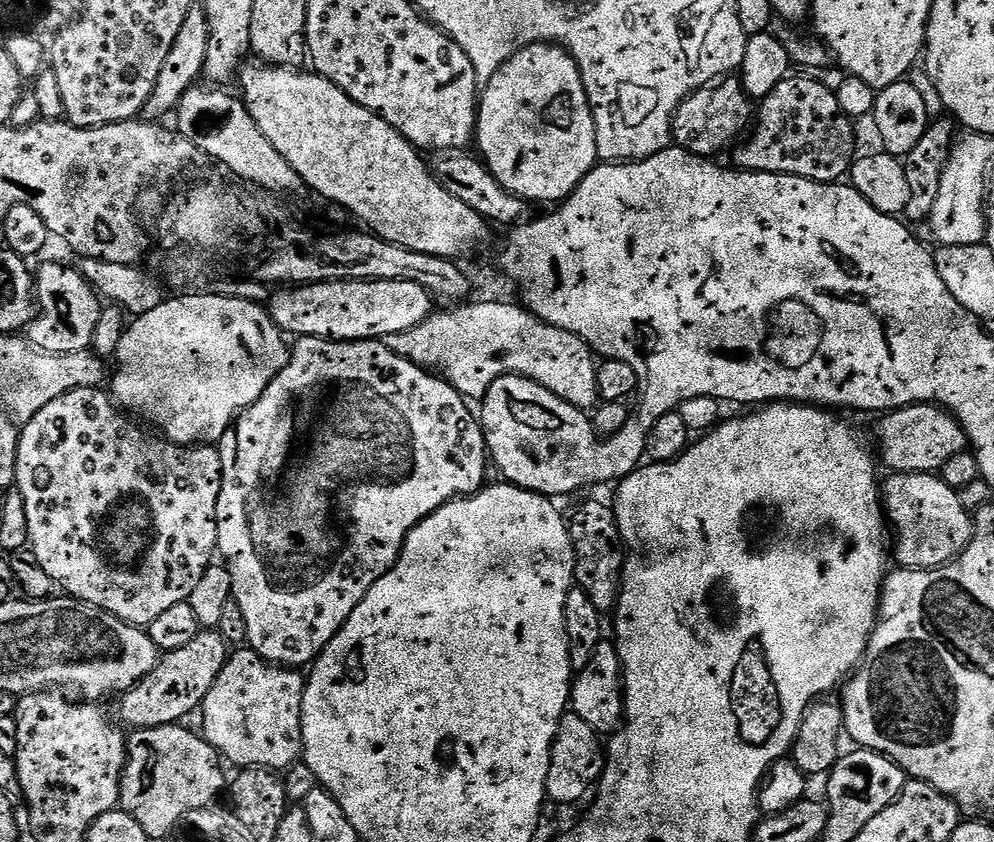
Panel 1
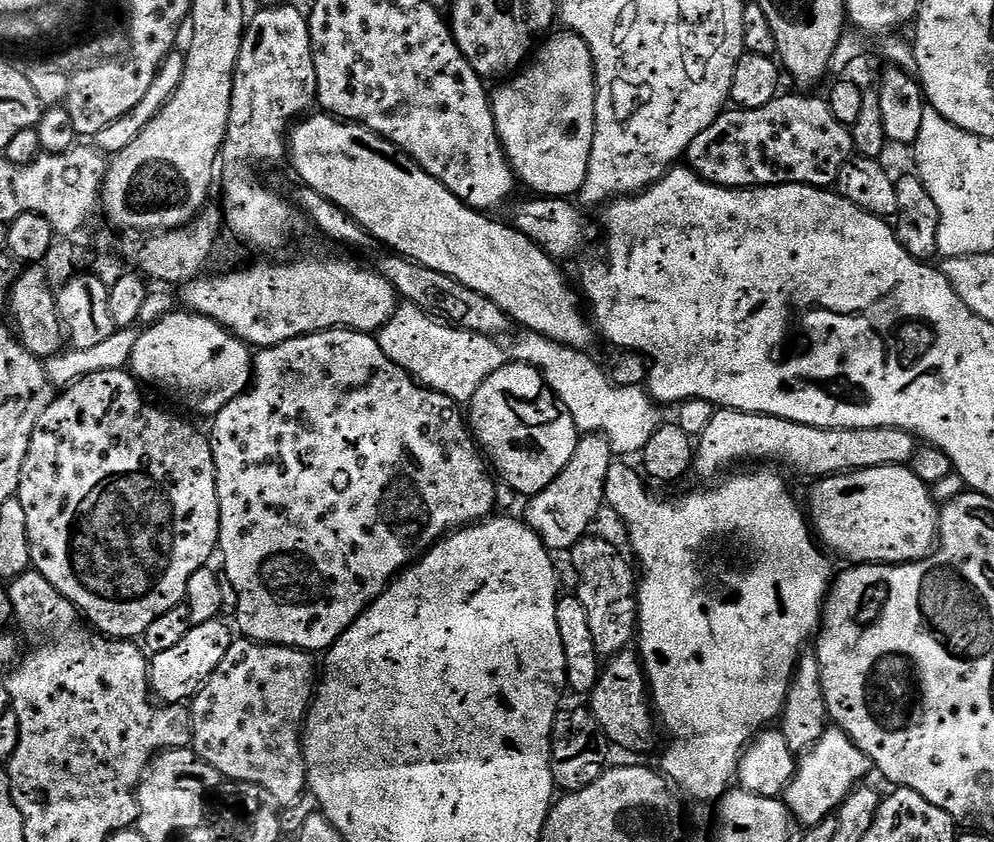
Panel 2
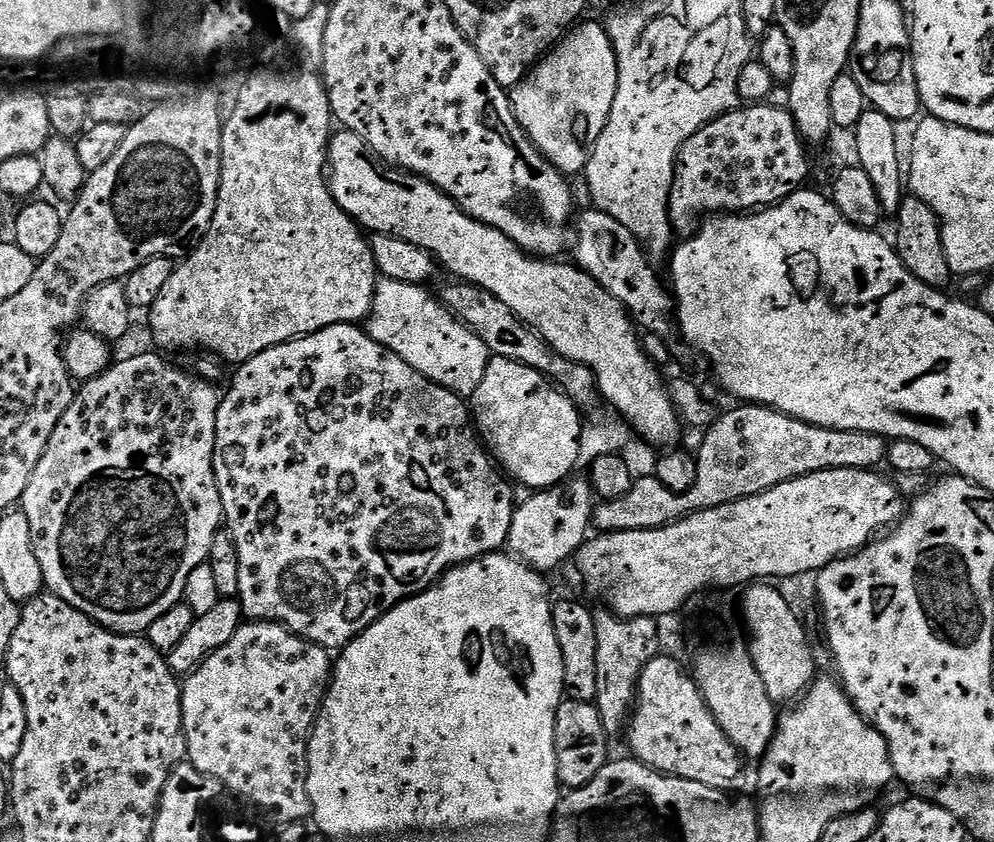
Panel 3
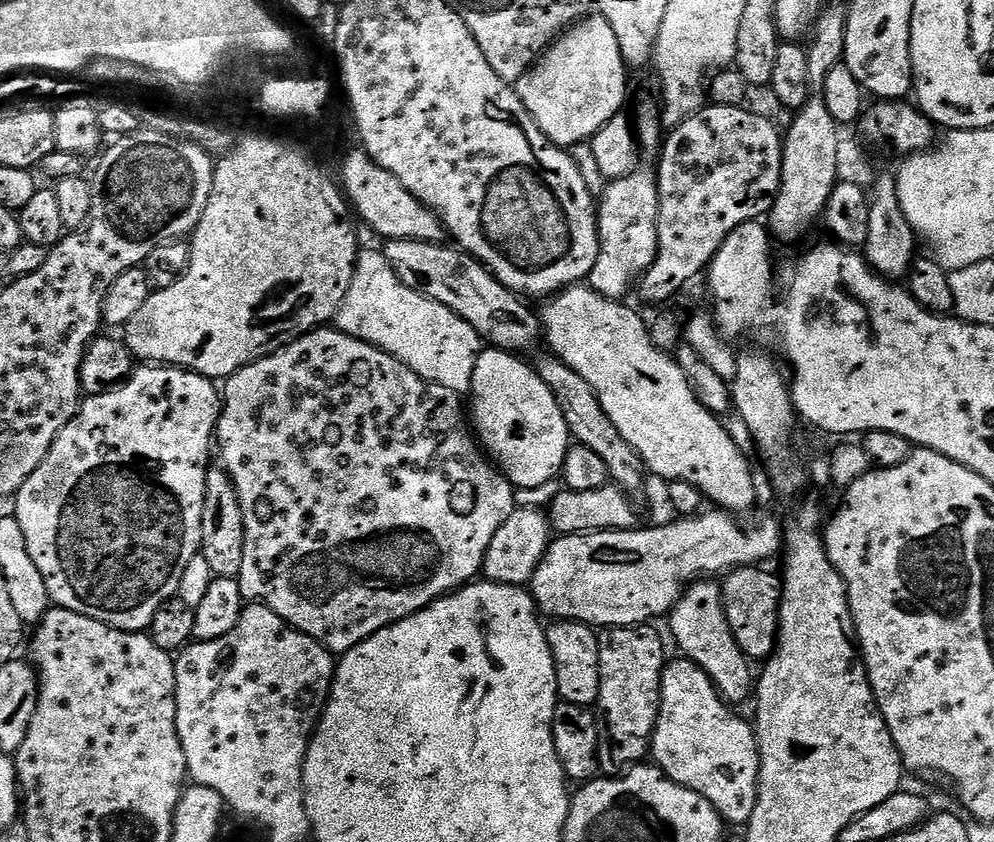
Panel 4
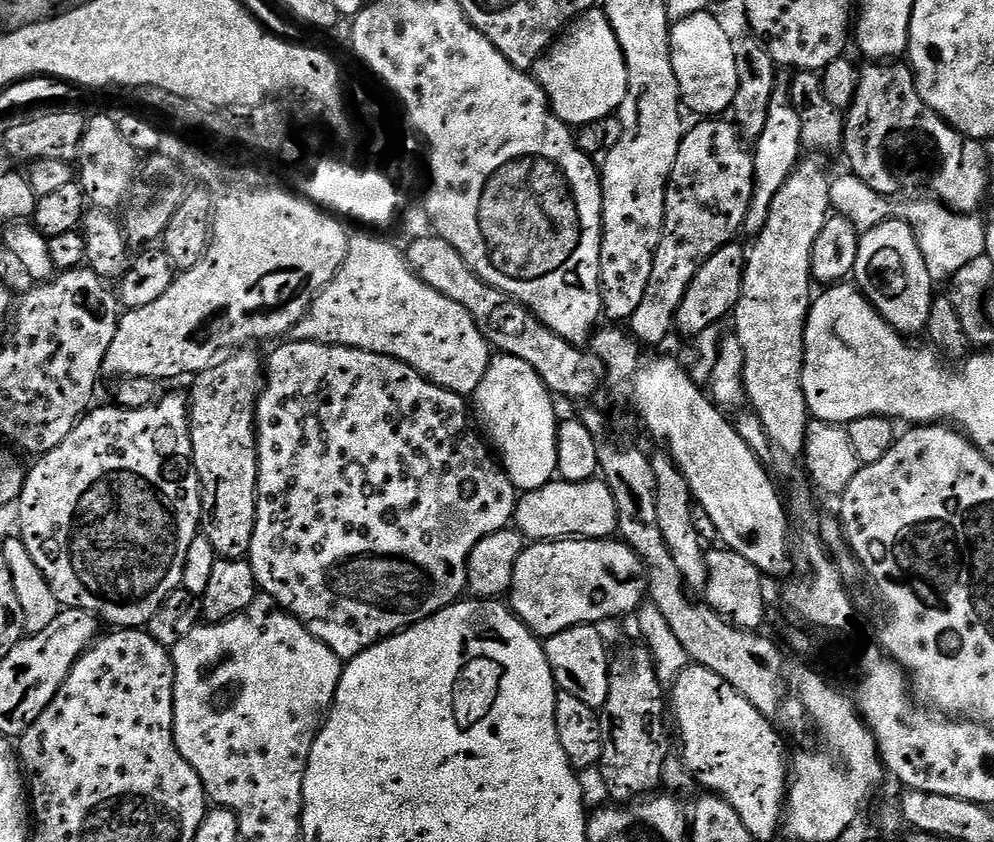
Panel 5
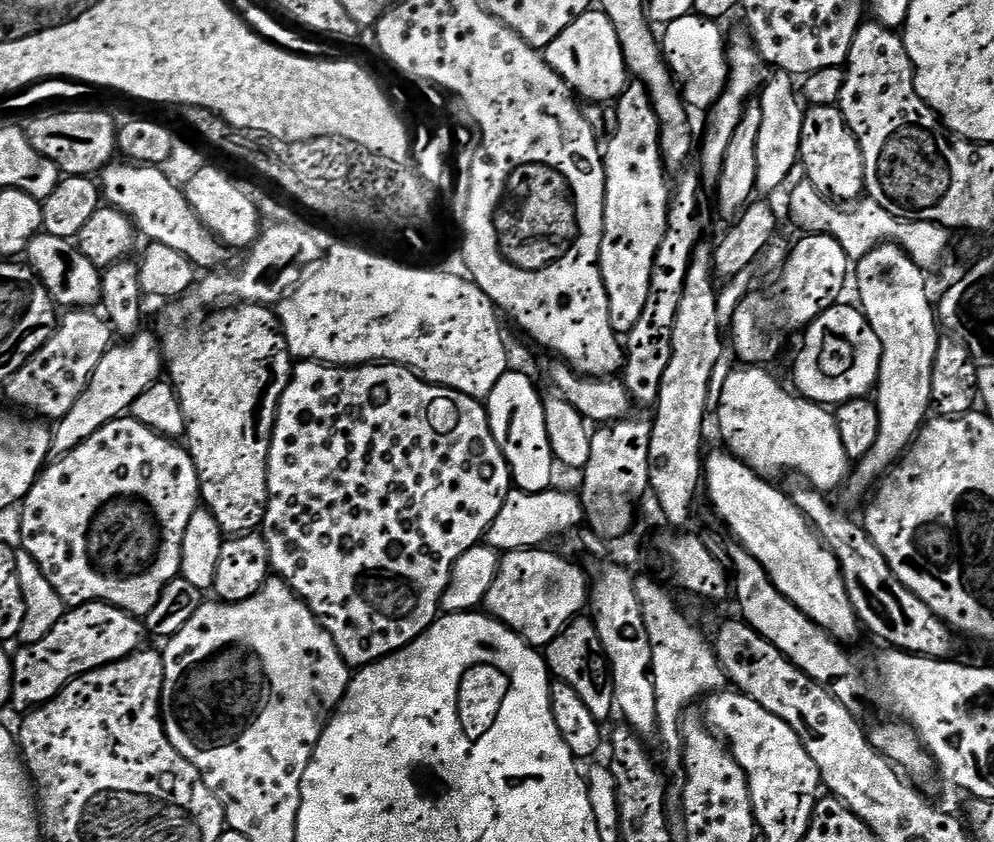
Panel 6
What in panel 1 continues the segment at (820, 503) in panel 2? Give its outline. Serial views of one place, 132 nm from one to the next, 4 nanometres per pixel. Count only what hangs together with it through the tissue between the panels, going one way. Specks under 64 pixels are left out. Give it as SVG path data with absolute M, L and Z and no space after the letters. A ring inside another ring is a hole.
M901 472L889 475L888 481L882 484L882 507L886 513L886 520L889 525L896 527L896 548L894 544L894 560L900 568L941 568L944 564L951 564L957 556L963 552L964 548L972 541L972 522L973 517L966 511L960 501L959 491L950 486L946 486L946 482L941 480L939 475L923 472L922 474L902 474Z

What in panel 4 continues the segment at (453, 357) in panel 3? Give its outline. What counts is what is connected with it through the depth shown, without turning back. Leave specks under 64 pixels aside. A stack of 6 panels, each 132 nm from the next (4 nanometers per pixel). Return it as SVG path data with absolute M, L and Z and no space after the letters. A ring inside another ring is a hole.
M361 251L357 255L356 269L354 278L350 282L350 290L346 290L346 298L336 311L334 324L339 331L345 332L347 336L353 336L370 346L397 356L403 364L410 366L410 370L414 370L414 374L418 374L432 384L446 386L457 394L468 394L472 391L474 368L482 351L480 335L474 330L474 326L470 326L470 322L466 322L461 316L454 314L454 310L442 306L442 302L418 294L418 290L410 290L410 286L403 284L398 278L398 274L394 274L383 251Z

